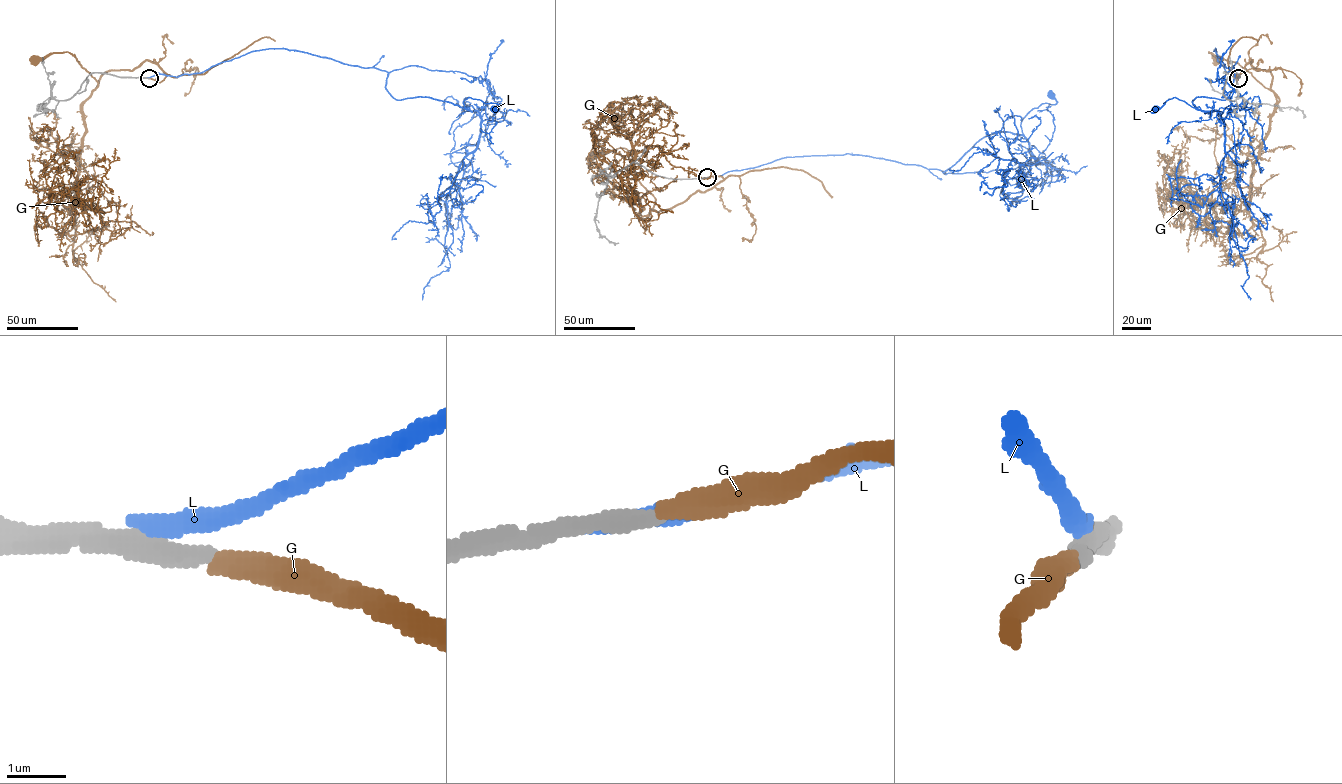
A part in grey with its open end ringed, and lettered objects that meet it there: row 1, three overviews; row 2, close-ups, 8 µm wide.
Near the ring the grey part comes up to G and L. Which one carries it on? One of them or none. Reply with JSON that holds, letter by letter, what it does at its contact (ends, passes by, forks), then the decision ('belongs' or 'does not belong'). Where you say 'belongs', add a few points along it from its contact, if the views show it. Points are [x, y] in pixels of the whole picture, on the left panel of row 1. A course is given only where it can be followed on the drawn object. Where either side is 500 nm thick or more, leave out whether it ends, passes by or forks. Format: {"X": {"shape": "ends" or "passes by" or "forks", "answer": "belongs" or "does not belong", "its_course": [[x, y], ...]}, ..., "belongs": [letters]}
{"G": {"shape": "ends", "answer": "belongs", "its_course": [[149, 78], [166, 74], [144, 60], [106, 71], [95, 88], [68, 52], [35, 60]]}, "L": {"shape": "ends", "answer": "does not belong"}, "belongs": ["G"]}

